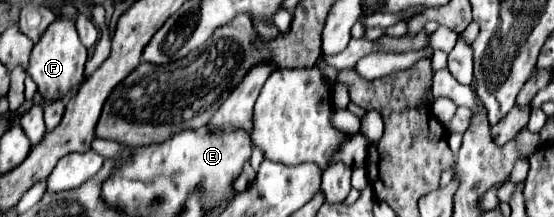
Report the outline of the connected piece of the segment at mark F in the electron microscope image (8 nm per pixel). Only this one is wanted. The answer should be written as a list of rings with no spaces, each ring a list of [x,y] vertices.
[[[54,20],[46,32],[42,34],[40,42],[34,44],[34,50],[30,54],[28,74],[38,86],[38,92],[44,100],[60,100],[64,98],[80,80],[84,80],[84,64],[88,60],[88,50],[78,38],[76,26],[72,20]]]

